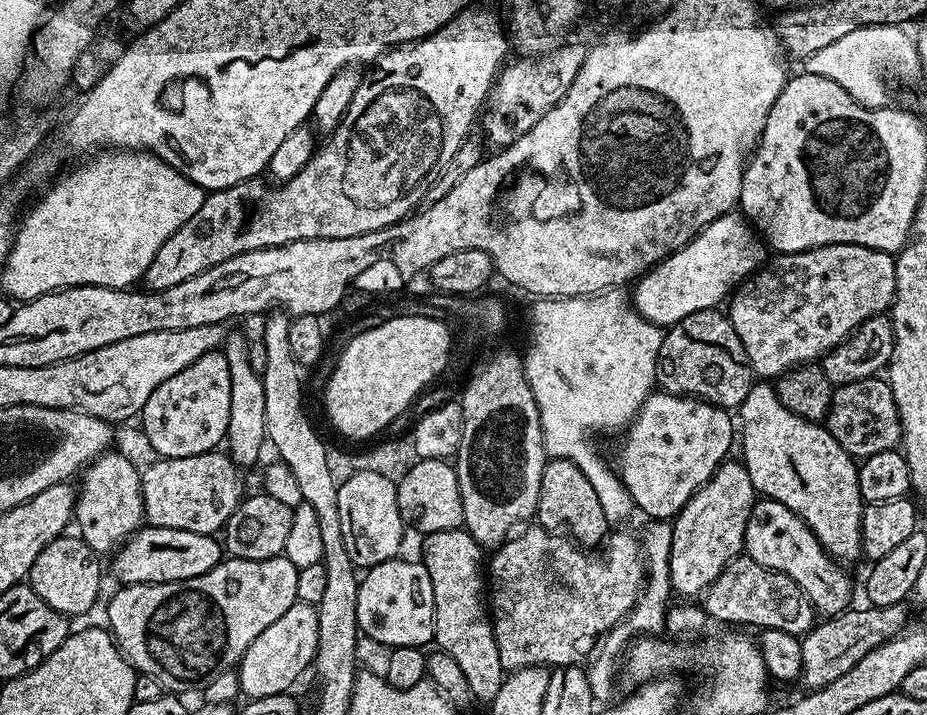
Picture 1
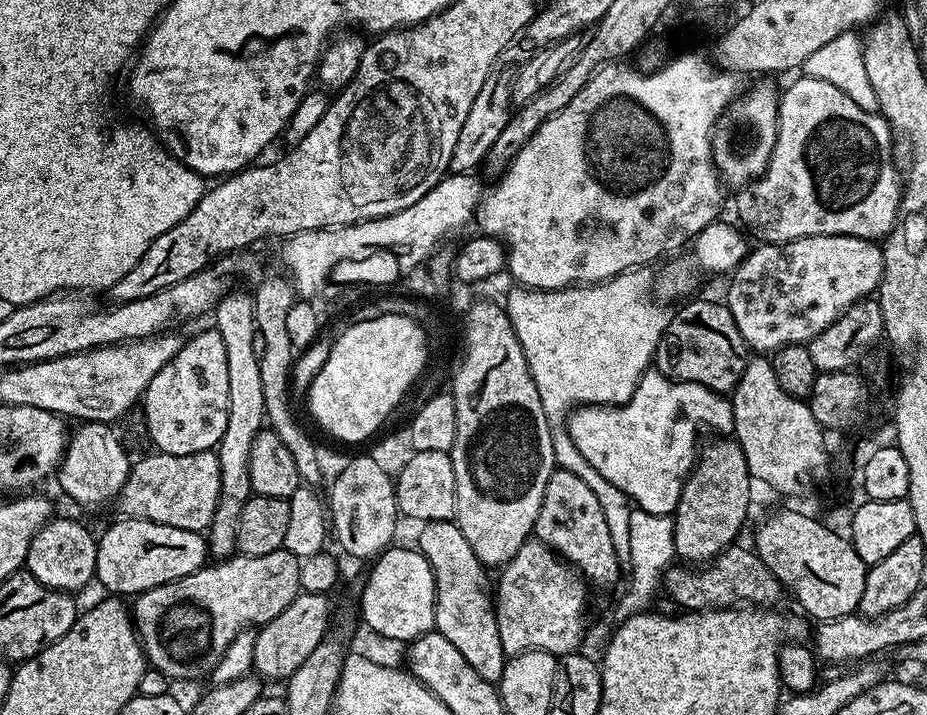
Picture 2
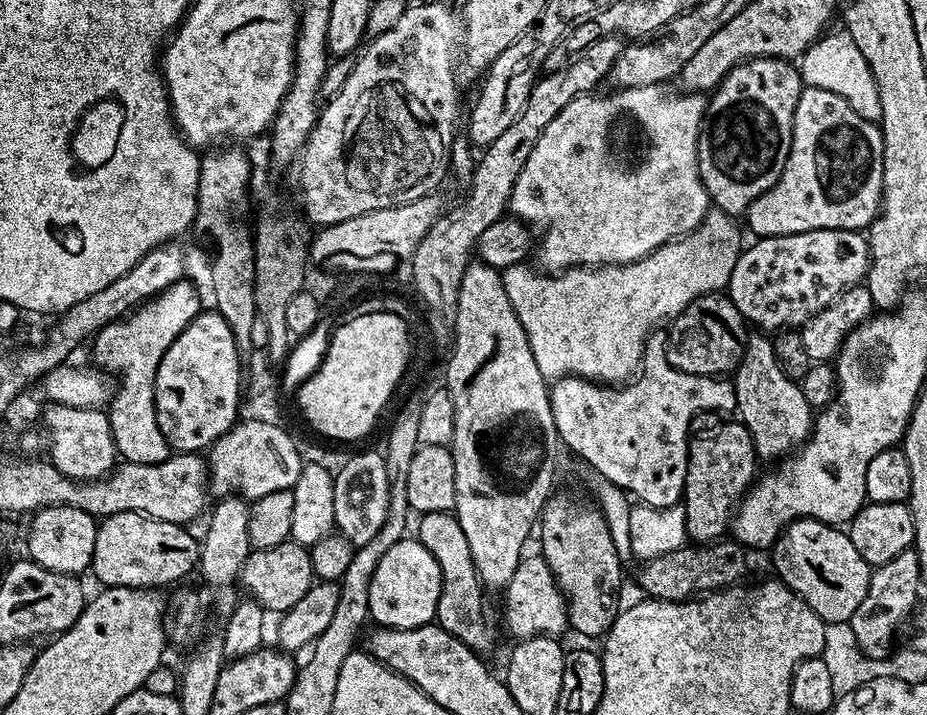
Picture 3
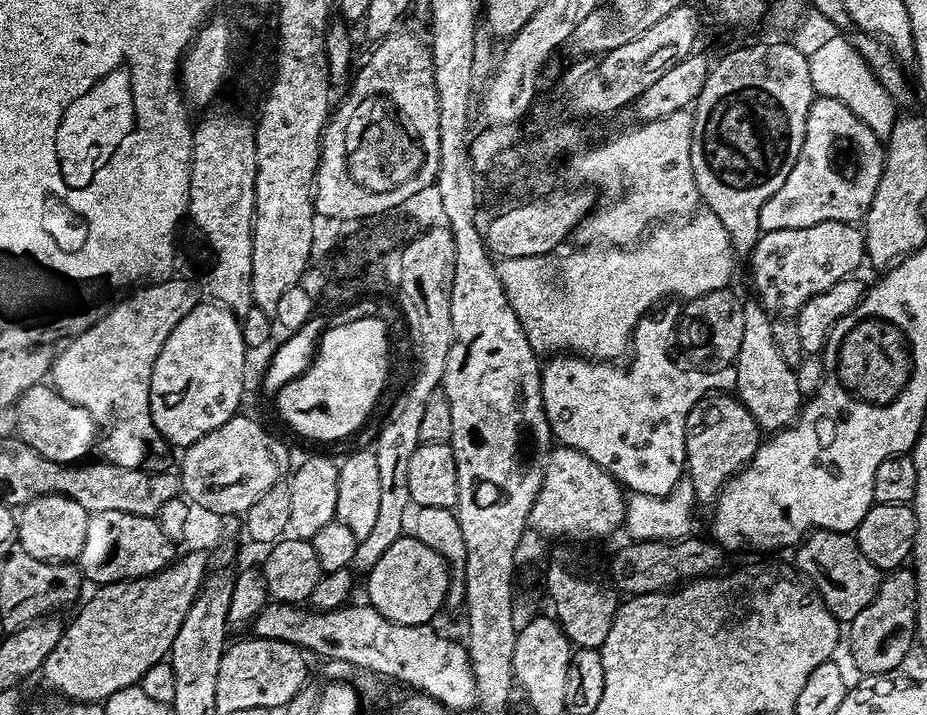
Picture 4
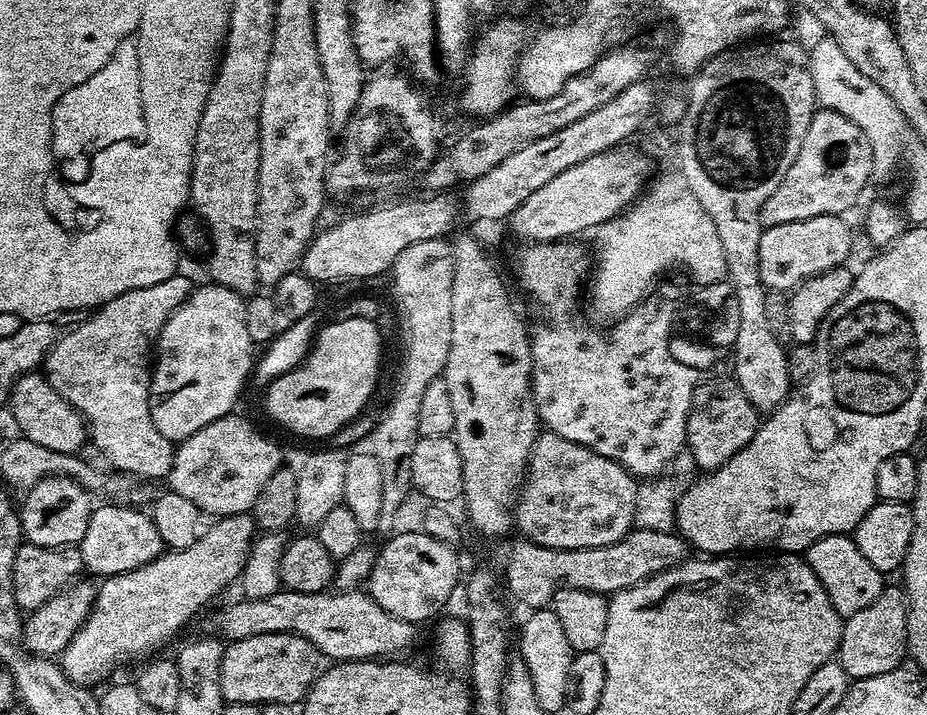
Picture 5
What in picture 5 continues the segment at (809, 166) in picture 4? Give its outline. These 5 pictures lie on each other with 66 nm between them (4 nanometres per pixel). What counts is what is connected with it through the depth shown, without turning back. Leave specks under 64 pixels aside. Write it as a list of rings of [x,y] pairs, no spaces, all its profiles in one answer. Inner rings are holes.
[[[820,108],[813,114],[794,164],[761,207],[763,227],[847,213],[847,208],[855,206],[856,199],[872,179],[872,151],[866,134],[862,134],[860,127],[850,122],[850,118],[828,108]]]

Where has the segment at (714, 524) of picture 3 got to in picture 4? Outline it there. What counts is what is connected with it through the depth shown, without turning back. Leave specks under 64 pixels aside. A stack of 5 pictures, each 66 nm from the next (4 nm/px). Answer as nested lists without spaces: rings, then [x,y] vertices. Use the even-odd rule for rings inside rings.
[[[732,394],[703,396],[686,418],[686,474],[692,479],[697,501],[715,501],[731,476],[741,472],[762,443],[762,429],[746,406]]]

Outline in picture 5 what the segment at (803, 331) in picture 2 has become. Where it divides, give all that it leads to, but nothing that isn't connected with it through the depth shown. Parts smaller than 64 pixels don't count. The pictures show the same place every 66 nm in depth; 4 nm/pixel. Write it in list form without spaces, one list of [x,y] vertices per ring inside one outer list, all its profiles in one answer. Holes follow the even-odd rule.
[[[843,215],[806,218],[764,228],[758,243],[758,270],[769,292],[791,293],[803,280],[841,267],[852,252],[852,232]]]

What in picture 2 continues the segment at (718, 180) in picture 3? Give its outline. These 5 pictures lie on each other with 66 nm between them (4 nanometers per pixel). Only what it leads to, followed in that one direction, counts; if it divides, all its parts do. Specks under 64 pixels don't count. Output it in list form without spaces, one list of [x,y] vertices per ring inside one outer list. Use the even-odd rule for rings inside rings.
[[[758,84],[746,94],[741,93],[728,105],[727,110],[720,116],[712,135],[712,158],[723,181],[733,188],[750,184],[763,176],[769,166],[774,146],[777,142],[777,118],[779,116],[779,91],[770,84]]]

